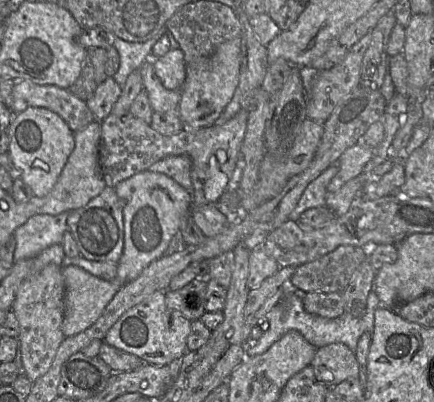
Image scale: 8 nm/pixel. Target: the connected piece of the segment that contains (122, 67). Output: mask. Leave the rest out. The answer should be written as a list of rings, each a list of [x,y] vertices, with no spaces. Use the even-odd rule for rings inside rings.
[[[167,29],[161,30],[146,42],[128,42],[118,37],[115,38],[113,46],[119,53],[120,64],[113,78],[122,88],[131,72],[139,69],[146,60],[152,59],[152,48],[164,35],[168,37],[171,49],[180,49],[179,43]]]

